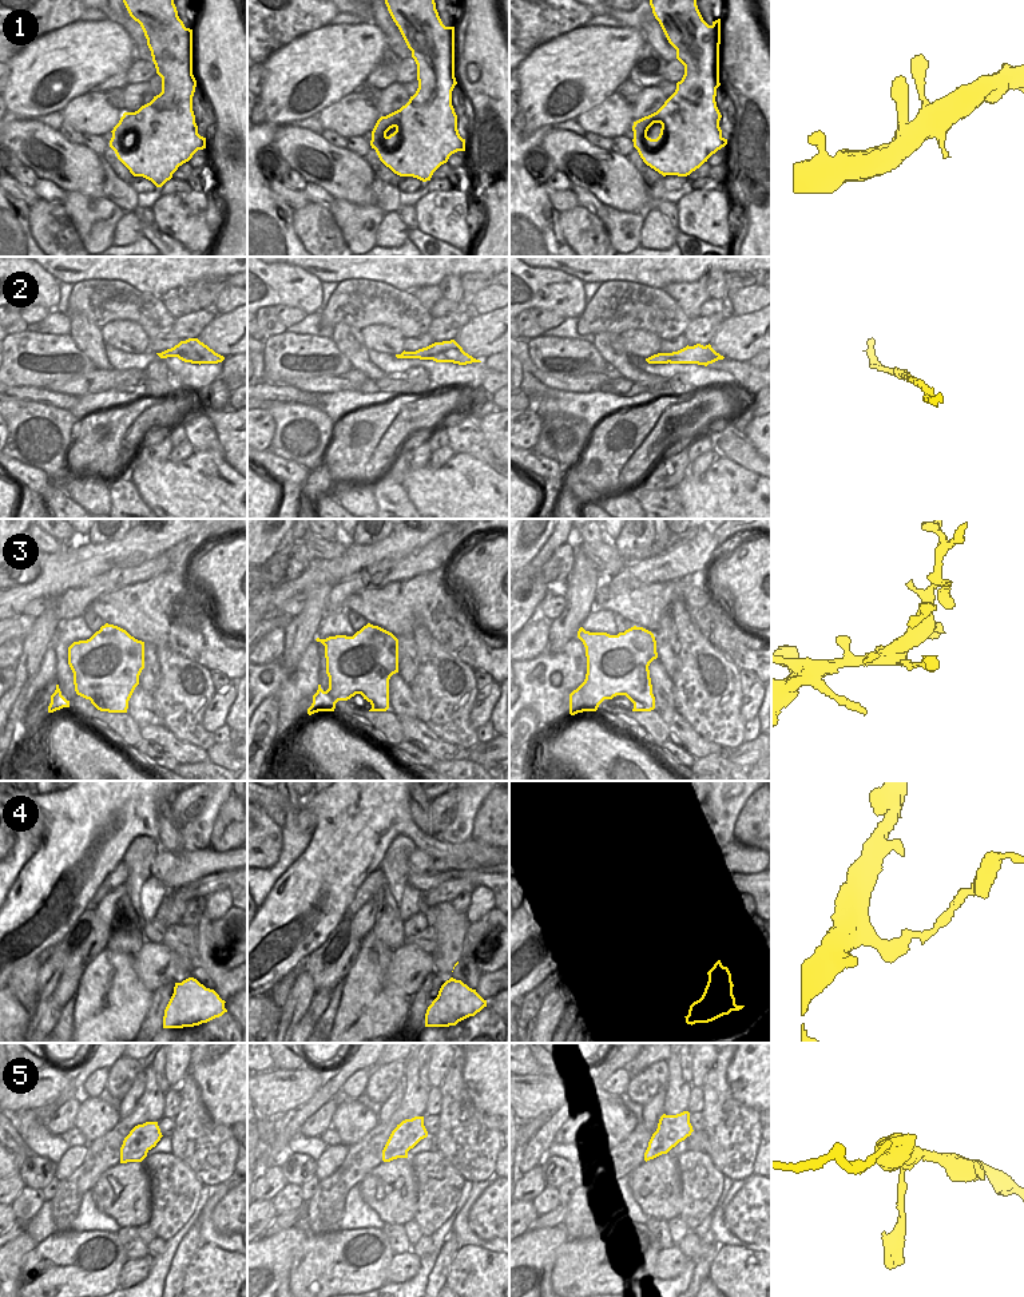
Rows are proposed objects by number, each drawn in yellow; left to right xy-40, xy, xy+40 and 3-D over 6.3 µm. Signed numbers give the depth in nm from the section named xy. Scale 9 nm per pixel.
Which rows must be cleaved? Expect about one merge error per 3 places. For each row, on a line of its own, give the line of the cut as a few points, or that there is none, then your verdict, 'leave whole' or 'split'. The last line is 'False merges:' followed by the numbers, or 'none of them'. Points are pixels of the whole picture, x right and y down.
1: no cut | leave whole
2: no cut | leave whole
3: no cut | leave whole
4: xy (443, 984), (455, 990), (468, 988) | split
5: no cut | leave whole
False merges: 4

